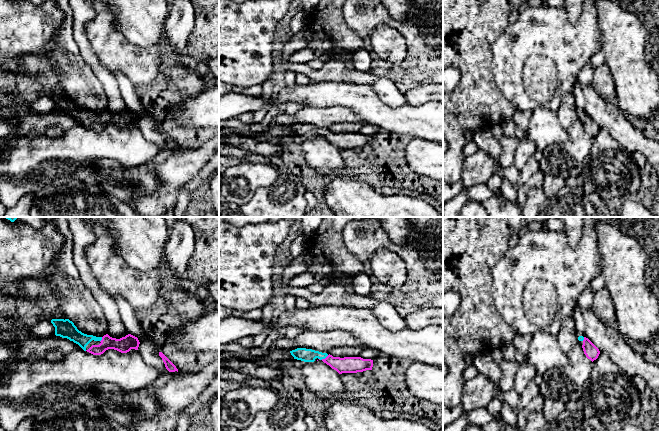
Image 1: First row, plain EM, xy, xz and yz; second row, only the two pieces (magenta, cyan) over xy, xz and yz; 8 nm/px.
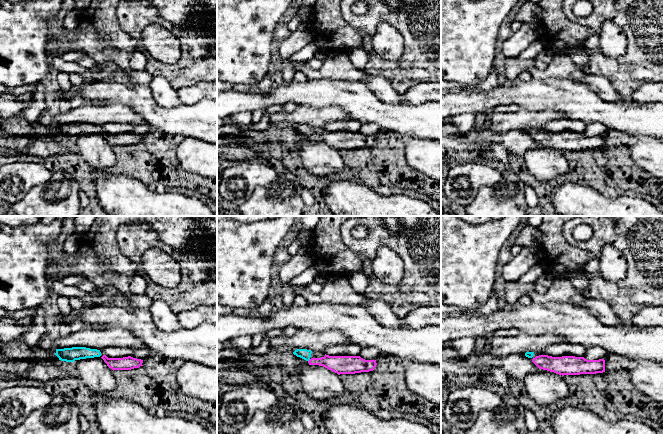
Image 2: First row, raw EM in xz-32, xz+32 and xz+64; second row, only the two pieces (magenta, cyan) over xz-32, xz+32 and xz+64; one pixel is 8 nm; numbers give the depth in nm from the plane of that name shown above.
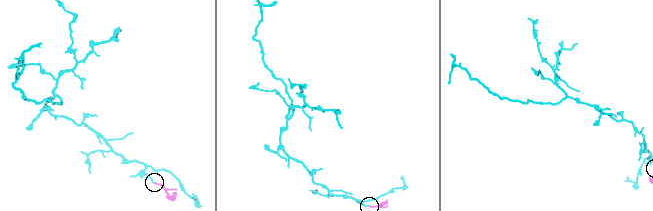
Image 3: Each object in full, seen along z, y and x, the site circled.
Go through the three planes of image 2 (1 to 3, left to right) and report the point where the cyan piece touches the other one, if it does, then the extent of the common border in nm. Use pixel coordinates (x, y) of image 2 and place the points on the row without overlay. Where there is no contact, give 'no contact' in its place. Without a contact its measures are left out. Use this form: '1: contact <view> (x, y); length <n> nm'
1: no contact
2: contact xz+32 (309, 136); length 30 nm
3: no contact

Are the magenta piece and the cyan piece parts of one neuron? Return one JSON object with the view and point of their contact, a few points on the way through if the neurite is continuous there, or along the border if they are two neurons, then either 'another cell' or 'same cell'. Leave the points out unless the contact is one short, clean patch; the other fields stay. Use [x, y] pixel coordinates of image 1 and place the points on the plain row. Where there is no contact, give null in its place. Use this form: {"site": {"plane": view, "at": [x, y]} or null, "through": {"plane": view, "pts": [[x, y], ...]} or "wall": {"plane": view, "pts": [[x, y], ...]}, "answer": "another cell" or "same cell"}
{"site": {"plane": "xz", "at": [323, 135]}, "through": {"plane": "xz", "pts": [[347, 140], [323, 135], [319, 131], [307, 131]]}, "answer": "same cell"}

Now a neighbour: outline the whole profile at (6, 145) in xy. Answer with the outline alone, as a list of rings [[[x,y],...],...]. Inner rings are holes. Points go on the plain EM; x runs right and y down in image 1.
[[[11,137],[9,139],[0,139],[0,150],[3,151],[3,156],[8,157],[12,149],[17,145],[18,137]]]

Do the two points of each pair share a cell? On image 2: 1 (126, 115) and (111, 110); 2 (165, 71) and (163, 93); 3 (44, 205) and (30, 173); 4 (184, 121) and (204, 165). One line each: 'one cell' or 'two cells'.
1: one cell
2: two cells
3: two cells
4: two cells

